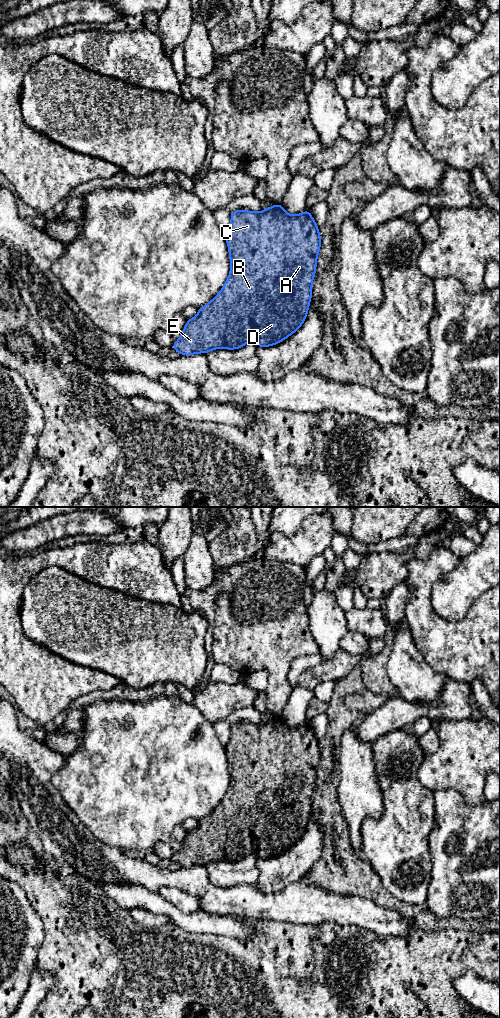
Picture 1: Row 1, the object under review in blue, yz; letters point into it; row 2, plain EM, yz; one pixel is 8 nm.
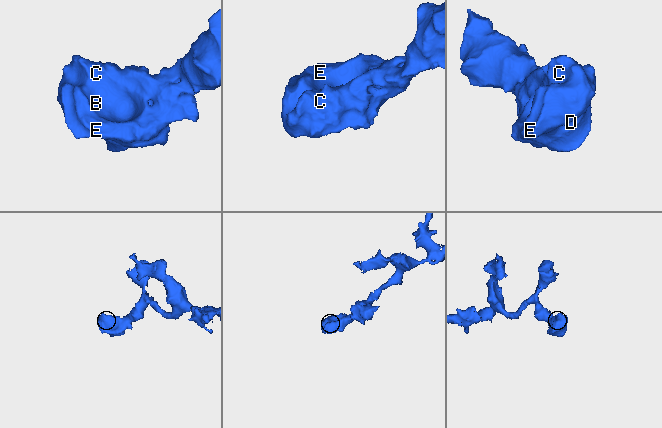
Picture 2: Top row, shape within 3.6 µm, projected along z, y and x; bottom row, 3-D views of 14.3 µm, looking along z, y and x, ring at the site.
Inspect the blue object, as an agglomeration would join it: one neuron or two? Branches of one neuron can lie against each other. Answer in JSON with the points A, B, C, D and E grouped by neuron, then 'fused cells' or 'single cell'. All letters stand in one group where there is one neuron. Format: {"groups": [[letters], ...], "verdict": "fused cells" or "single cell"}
{"groups": [["A", "B", "C", "D", "E"]], "verdict": "single cell"}

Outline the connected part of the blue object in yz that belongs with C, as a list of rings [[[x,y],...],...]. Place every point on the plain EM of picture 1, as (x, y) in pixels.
[[[281,716],[260,724],[235,722],[225,745],[230,767],[230,786],[220,804],[198,826],[187,832],[180,850],[172,861],[180,867],[206,866],[214,861],[239,861],[254,852],[259,860],[273,858],[297,843],[306,831],[312,810],[312,794],[316,784],[321,749],[309,722],[289,727]]]

